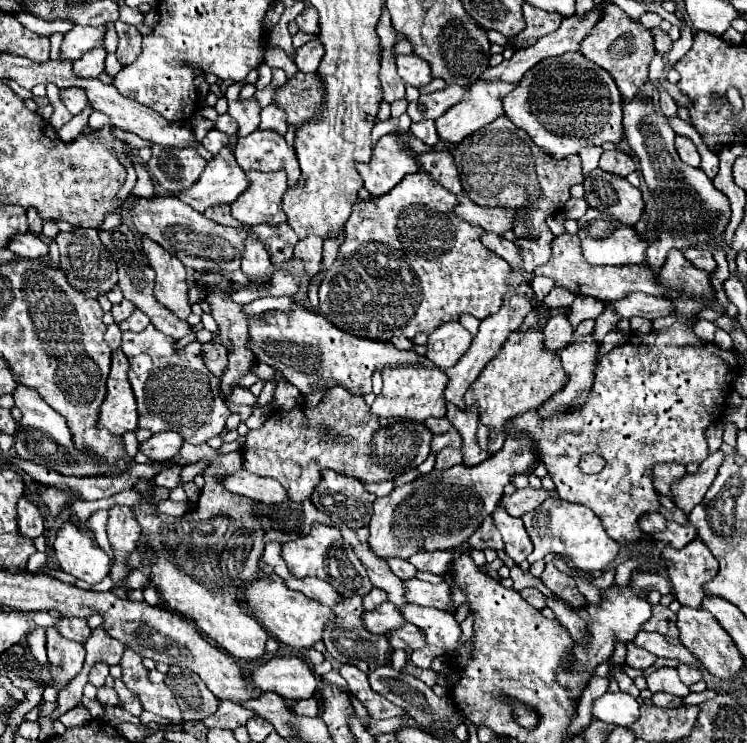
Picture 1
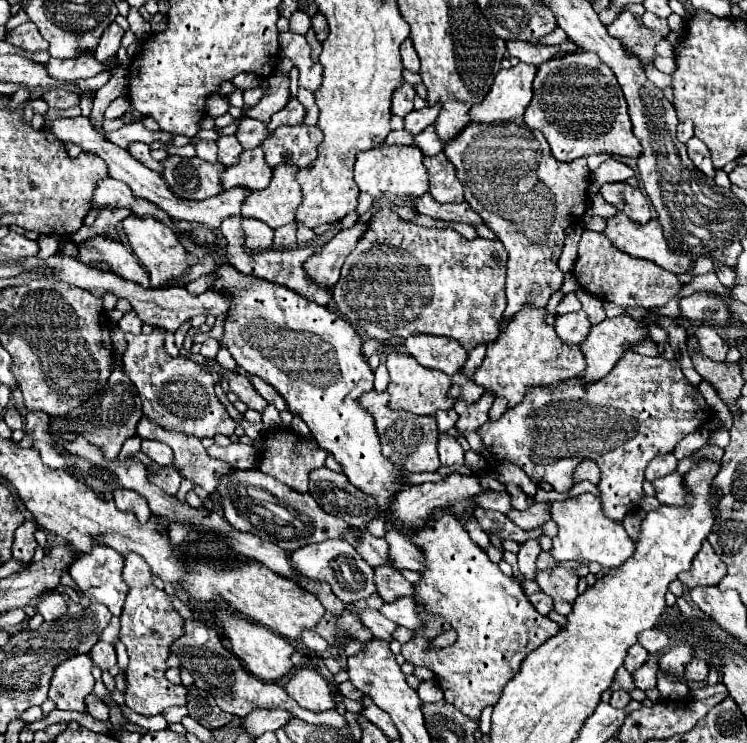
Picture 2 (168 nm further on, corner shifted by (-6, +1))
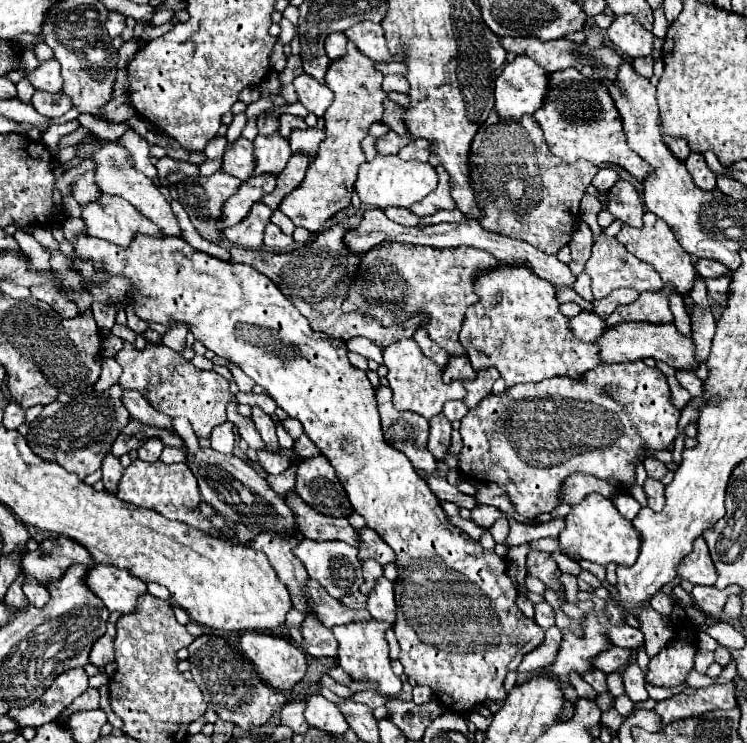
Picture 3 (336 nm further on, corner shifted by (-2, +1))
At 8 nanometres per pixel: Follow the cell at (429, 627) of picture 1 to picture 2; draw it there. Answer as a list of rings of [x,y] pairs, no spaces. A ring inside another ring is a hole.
[[[403,597],[399,601],[393,601],[393,603],[385,603],[383,609],[379,609],[387,619],[395,621],[397,625],[403,625],[403,627],[409,627],[413,631],[423,631],[427,629],[427,625],[423,623],[421,615],[419,615],[419,607],[417,603],[413,601],[413,597]]]

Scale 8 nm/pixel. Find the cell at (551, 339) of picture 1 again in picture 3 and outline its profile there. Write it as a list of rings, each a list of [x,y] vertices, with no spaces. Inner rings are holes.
[[[581,311],[577,317],[569,319],[569,323],[571,323],[575,337],[579,337],[581,341],[587,341],[587,343],[595,343],[607,331],[605,319],[601,319],[595,313]]]

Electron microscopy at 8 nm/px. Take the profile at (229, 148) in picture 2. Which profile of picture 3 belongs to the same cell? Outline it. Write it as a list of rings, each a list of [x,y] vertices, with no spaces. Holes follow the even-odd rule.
[[[239,137],[233,145],[233,149],[225,151],[223,155],[223,171],[237,177],[239,181],[249,181],[255,171],[255,147],[253,141],[247,141],[245,137]]]

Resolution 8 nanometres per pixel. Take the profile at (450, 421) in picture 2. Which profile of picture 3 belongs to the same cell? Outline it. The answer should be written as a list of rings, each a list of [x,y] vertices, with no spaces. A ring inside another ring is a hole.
[[[449,401],[443,407],[443,415],[447,415],[449,421],[461,421],[467,415],[467,411],[469,411],[469,407],[463,401]]]

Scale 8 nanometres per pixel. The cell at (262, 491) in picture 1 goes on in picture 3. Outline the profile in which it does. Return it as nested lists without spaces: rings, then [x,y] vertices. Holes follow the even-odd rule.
[[[125,389],[121,395],[121,401],[123,401],[123,405],[131,417],[139,417],[139,421],[155,421],[155,425],[163,425],[165,429],[173,431],[171,417],[153,409],[153,405],[143,395],[139,395],[137,391]]]

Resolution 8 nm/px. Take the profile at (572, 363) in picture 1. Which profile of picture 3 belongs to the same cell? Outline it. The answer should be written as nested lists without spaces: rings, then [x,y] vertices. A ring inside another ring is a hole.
[[[621,323],[609,327],[603,335],[603,341],[597,341],[601,349],[603,363],[623,363],[653,357],[655,361],[665,361],[673,369],[697,369],[699,363],[695,359],[695,343],[691,335],[681,335],[673,323],[651,325],[651,323]]]

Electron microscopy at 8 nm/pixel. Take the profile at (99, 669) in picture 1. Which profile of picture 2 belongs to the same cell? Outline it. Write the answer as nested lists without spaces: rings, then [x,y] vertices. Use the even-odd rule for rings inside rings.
[[[97,641],[97,645],[91,649],[91,655],[93,655],[93,663],[95,663],[101,671],[109,671],[113,665],[117,665],[115,647],[113,647],[111,643]]]

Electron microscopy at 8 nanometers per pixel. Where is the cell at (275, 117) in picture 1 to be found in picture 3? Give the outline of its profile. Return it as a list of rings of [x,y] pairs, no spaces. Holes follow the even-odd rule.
[[[281,115],[281,129],[279,129],[279,133],[281,133],[281,137],[285,137],[285,139],[289,139],[289,135],[291,135],[291,131],[295,131],[295,129],[307,129],[307,125],[305,125],[305,119],[301,119],[301,117],[295,117],[295,115]]]

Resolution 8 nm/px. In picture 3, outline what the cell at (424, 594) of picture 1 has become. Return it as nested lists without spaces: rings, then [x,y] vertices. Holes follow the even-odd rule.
[[[361,561],[361,567],[363,567],[363,585],[359,587],[359,591],[365,595],[371,585],[375,585],[375,577],[381,577],[383,575],[383,567],[377,563],[377,561]]]

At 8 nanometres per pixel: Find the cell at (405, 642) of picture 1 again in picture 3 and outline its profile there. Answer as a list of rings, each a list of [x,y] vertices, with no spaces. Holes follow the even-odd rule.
[[[313,579],[307,581],[303,593],[305,593],[307,601],[311,603],[311,607],[315,609],[315,615],[319,617],[319,621],[321,621],[325,627],[329,627],[329,629],[335,627],[335,625],[351,623],[351,621],[371,619],[371,615],[367,613],[367,609],[355,611],[355,609],[345,607],[341,601],[329,597],[329,593],[327,593],[319,583],[315,583]]]

